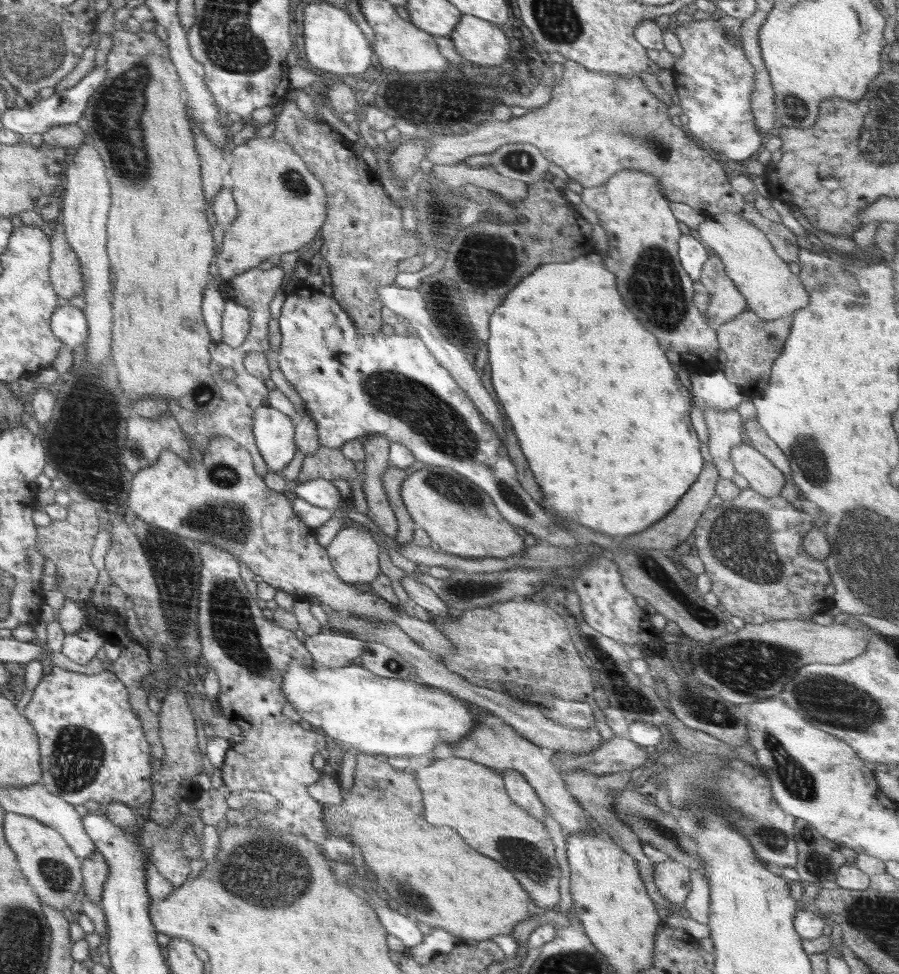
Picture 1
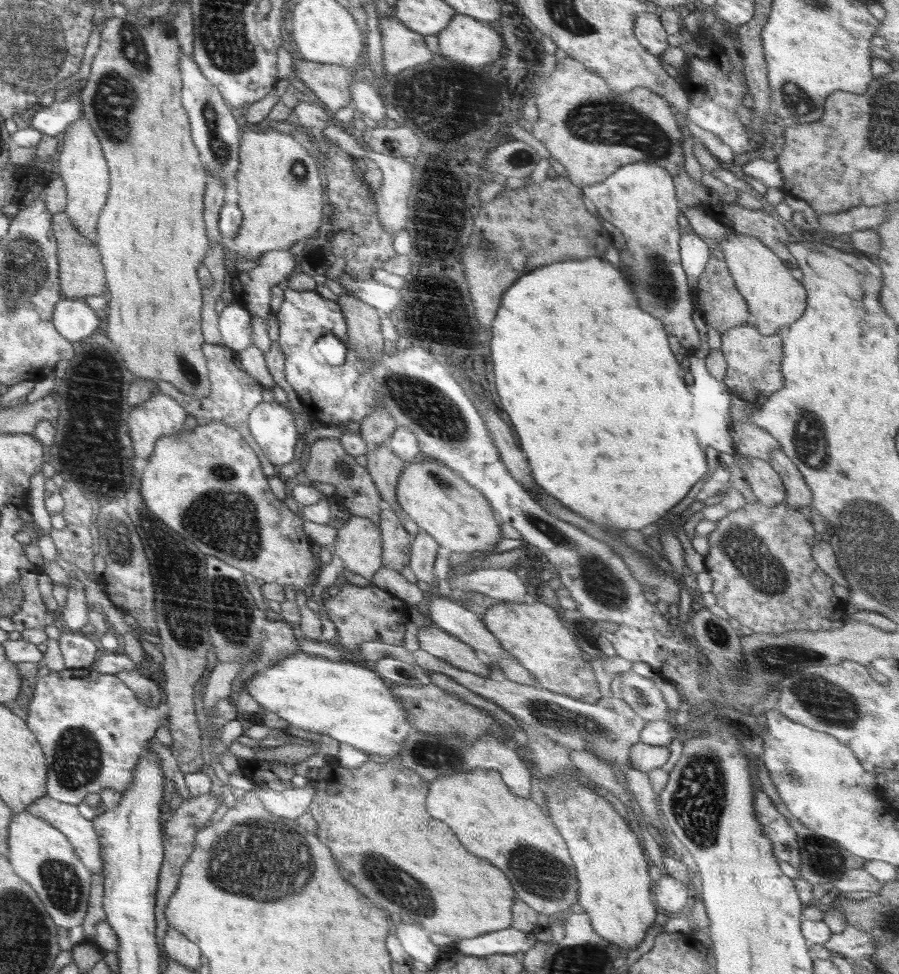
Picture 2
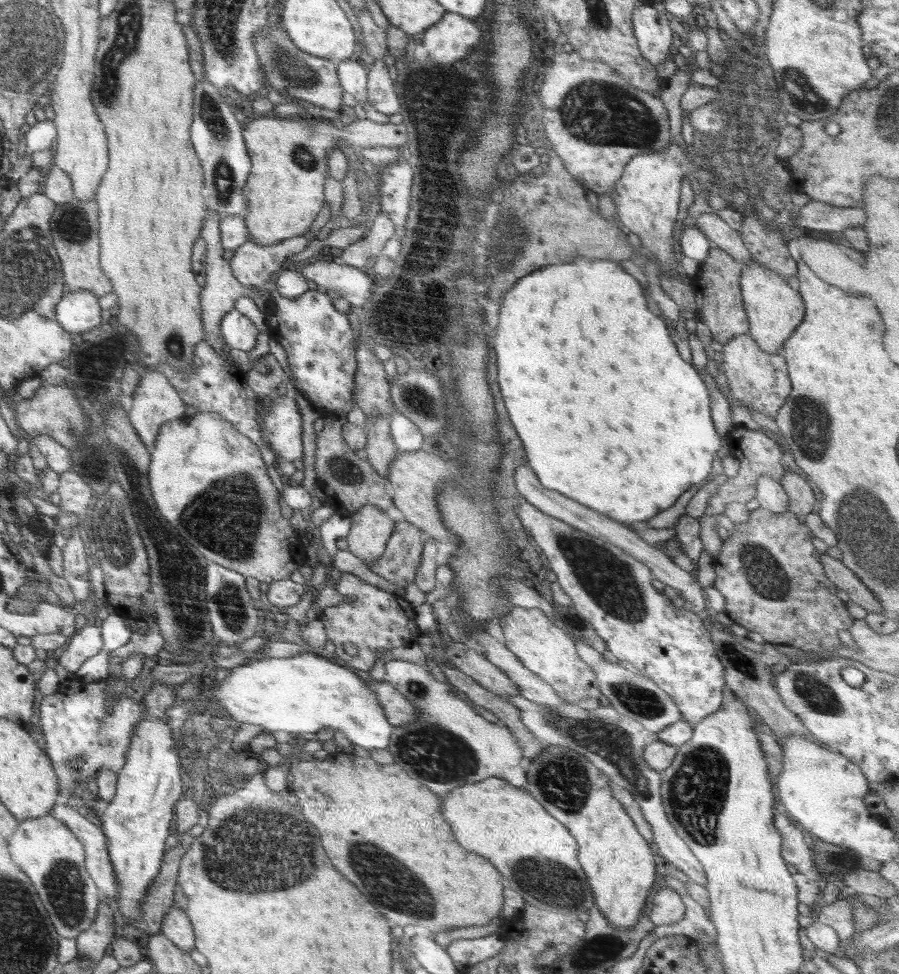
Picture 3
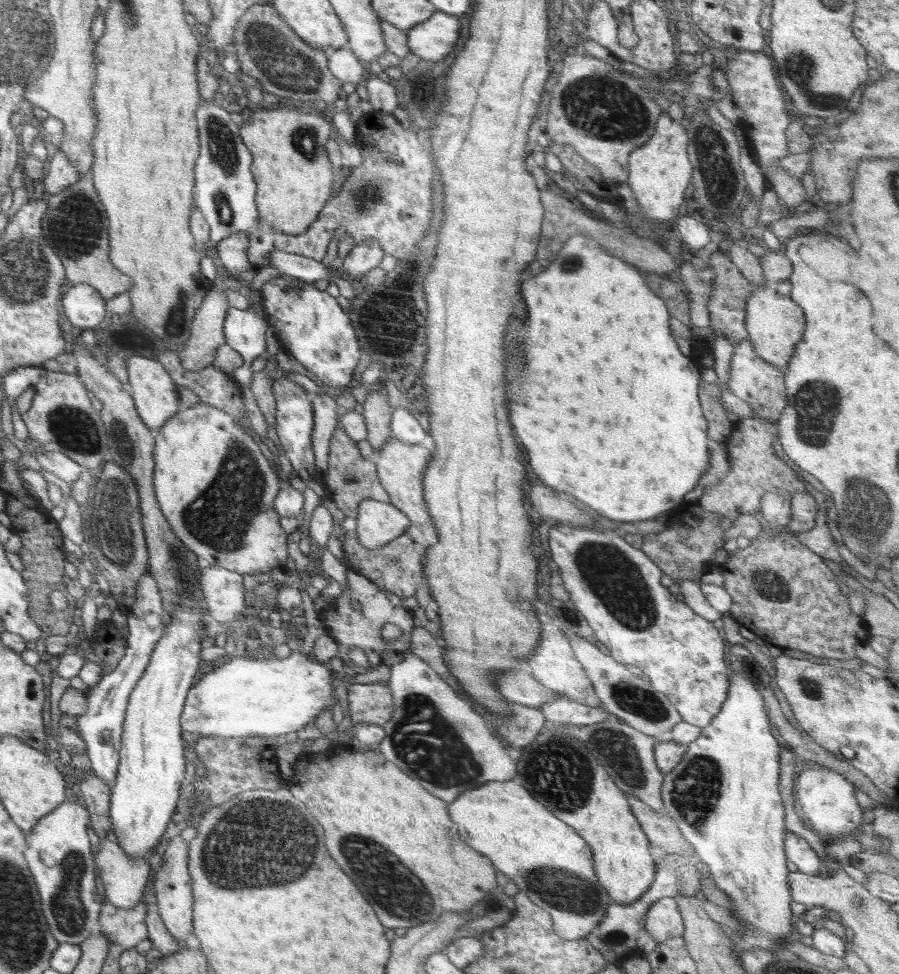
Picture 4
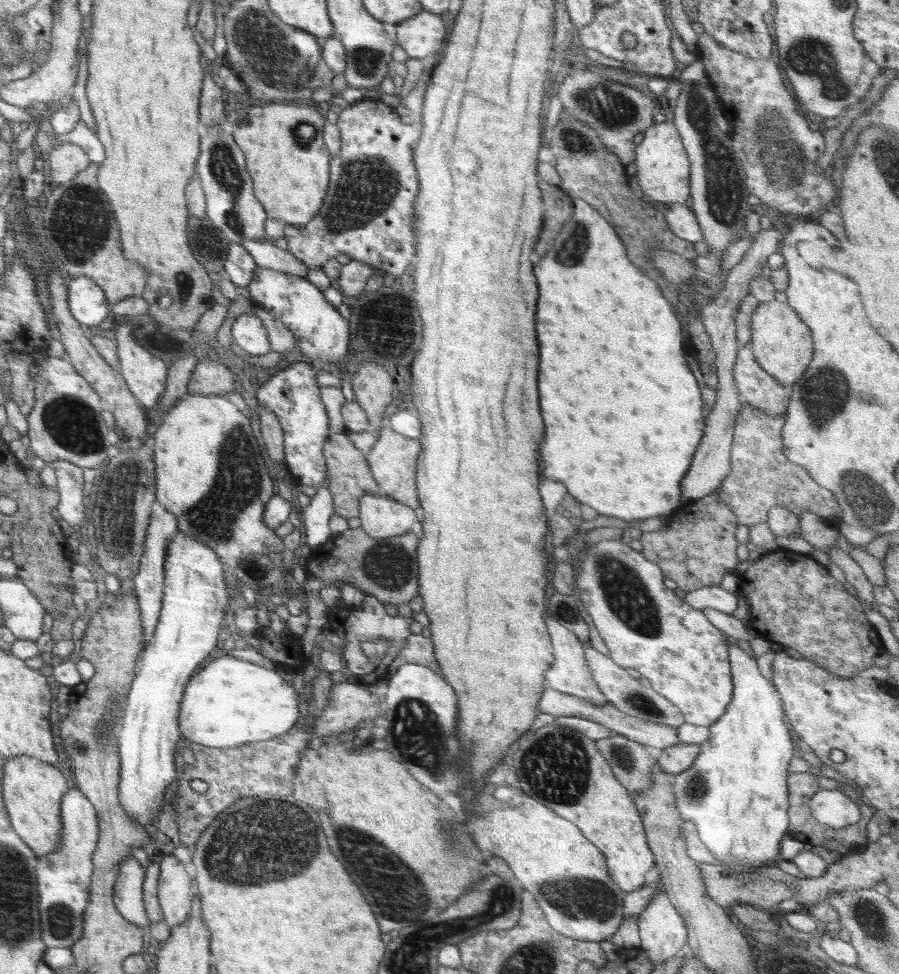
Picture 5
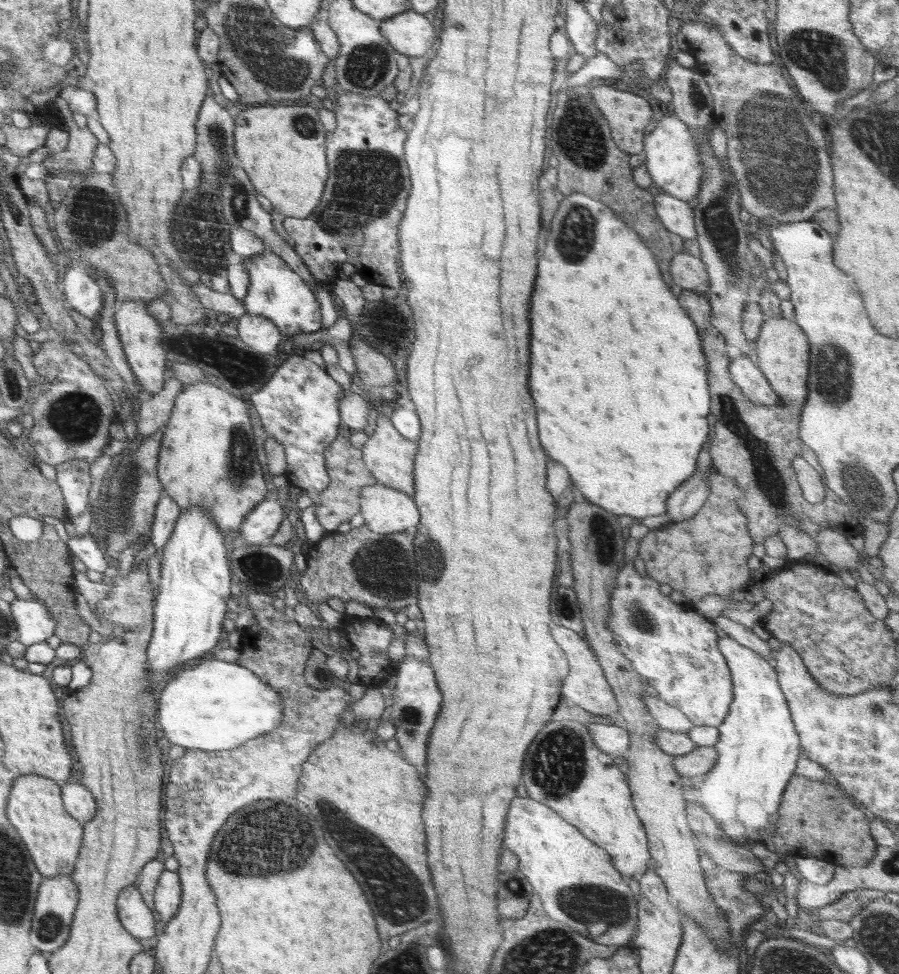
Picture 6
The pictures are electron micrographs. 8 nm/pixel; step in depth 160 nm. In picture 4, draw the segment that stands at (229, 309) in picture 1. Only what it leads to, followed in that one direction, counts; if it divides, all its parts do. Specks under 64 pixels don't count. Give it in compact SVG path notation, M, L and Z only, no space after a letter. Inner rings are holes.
M230 308L224 321L225 343L242 355L243 362L267 353L266 331L268 322L255 312Z

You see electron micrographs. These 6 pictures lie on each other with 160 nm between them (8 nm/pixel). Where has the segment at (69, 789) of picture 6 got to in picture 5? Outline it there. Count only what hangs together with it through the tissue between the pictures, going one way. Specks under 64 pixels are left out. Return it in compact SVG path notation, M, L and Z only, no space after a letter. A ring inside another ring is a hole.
M73 789L65 794L62 821L60 846L54 853L38 857L40 926L47 948L69 948L84 934L84 912L90 904L92 852L99 840L94 804L82 791Z

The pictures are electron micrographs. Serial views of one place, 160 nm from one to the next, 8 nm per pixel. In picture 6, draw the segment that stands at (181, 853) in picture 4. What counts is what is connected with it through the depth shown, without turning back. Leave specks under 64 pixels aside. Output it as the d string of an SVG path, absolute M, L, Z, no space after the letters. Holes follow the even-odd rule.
M168 871L160 875L153 896L155 909L163 918L162 923L165 924L174 918L181 905L181 884L179 874L177 872Z

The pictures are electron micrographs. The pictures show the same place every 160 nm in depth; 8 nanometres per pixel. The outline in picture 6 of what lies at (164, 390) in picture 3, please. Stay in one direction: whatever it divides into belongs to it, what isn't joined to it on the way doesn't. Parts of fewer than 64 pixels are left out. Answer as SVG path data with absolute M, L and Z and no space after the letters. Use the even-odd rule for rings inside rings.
M128 301L115 312L115 322L118 324L119 338L122 340L123 349L126 351L127 361L131 365L131 372L139 383L140 390L146 395L155 395L162 391L164 385L164 372L166 372L166 356L160 346L162 336L161 324L154 320L148 310L146 301Z

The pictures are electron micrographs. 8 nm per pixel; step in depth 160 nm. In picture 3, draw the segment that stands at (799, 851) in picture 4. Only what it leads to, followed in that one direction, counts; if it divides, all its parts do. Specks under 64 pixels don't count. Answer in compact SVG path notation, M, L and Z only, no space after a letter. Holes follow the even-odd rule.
M786 814L775 815L774 826L781 836L782 859L792 864L796 872L807 876L813 875L816 868L812 862L812 852L804 841L804 830Z

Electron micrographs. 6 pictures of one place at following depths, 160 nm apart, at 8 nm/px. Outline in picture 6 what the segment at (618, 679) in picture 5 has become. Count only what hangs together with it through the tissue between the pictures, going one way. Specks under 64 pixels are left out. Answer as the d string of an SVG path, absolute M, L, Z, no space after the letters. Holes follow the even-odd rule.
M644 691L643 701L647 704L650 718L658 724L660 729L688 733L692 729L692 722L678 708L664 702L653 691Z

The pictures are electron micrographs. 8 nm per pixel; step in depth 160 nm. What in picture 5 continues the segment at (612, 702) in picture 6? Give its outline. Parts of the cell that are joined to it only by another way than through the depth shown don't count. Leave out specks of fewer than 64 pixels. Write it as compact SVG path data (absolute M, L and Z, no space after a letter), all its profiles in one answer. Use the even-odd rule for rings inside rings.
M548 614L545 615L545 623L547 631L551 636L555 656L552 666L545 672L545 679L547 680L548 686L558 692L587 700L594 706L604 706L605 703L608 703L608 699L602 694L598 683L592 676L590 667L587 665L585 645L582 644L581 640L572 631L569 631L565 626L556 622L556 619Z

